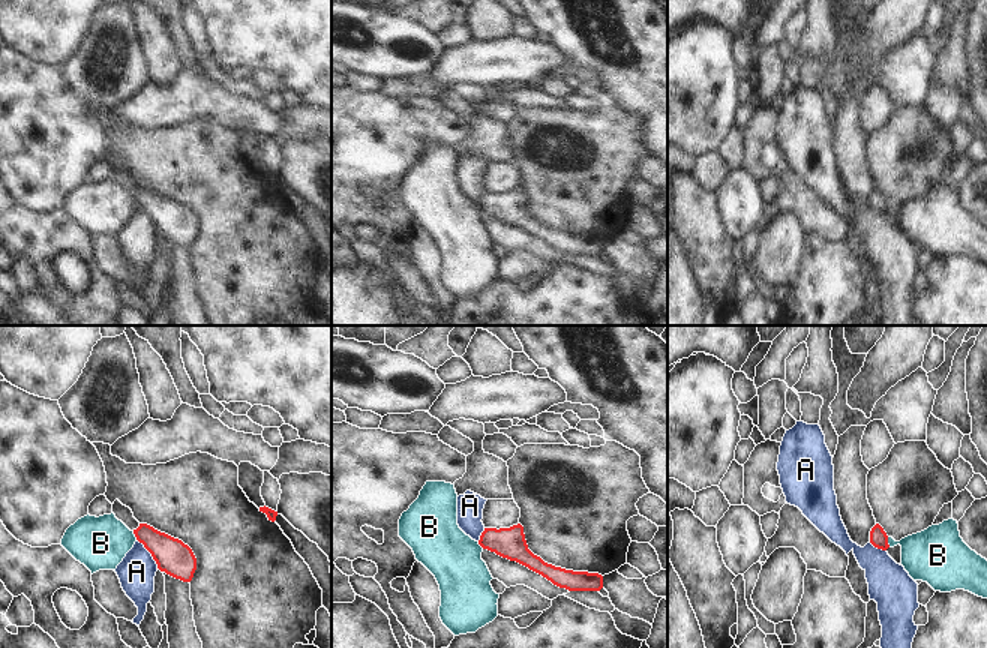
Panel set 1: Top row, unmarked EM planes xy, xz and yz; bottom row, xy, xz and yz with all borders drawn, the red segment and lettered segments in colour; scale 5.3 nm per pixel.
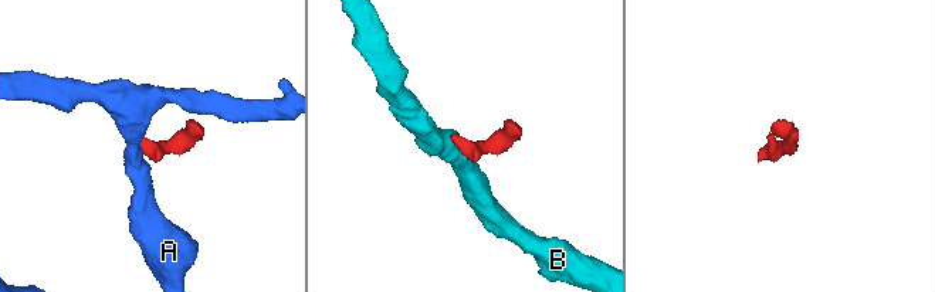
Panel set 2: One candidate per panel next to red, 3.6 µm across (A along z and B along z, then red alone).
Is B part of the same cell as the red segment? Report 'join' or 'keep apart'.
keep apart

